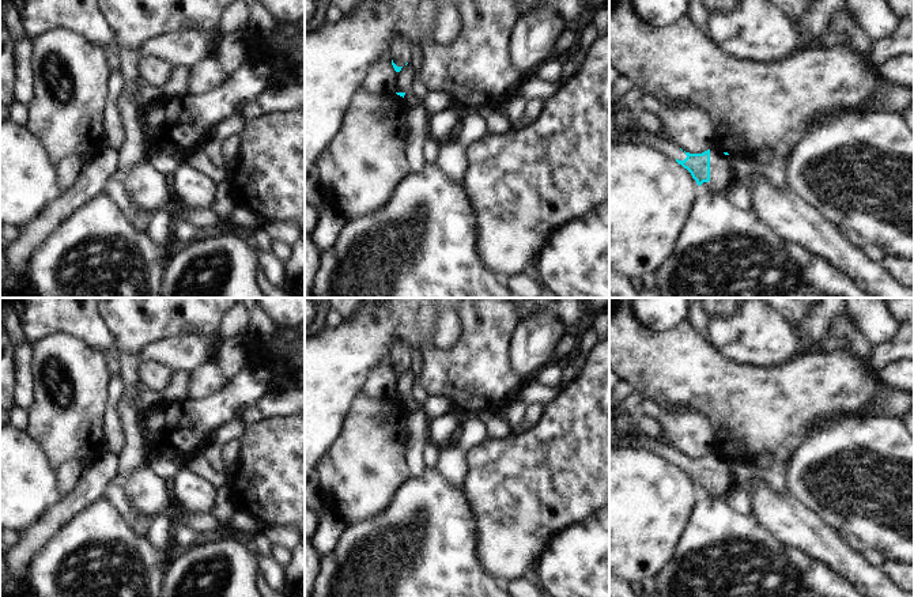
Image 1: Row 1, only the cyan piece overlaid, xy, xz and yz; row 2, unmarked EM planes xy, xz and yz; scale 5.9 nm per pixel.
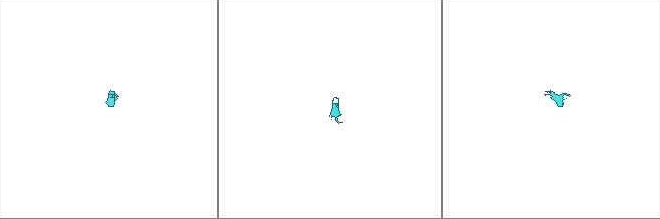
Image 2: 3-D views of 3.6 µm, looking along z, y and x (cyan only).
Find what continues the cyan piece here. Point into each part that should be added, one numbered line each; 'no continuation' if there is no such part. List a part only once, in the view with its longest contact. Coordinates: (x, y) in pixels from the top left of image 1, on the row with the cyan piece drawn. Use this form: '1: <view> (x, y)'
1: yz (669, 148)
2: yz (721, 177).

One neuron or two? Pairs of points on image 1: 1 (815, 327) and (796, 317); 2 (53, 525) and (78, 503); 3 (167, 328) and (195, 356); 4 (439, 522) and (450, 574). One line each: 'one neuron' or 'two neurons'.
1: two neurons
2: one neuron
3: two neurons
4: one neuron

